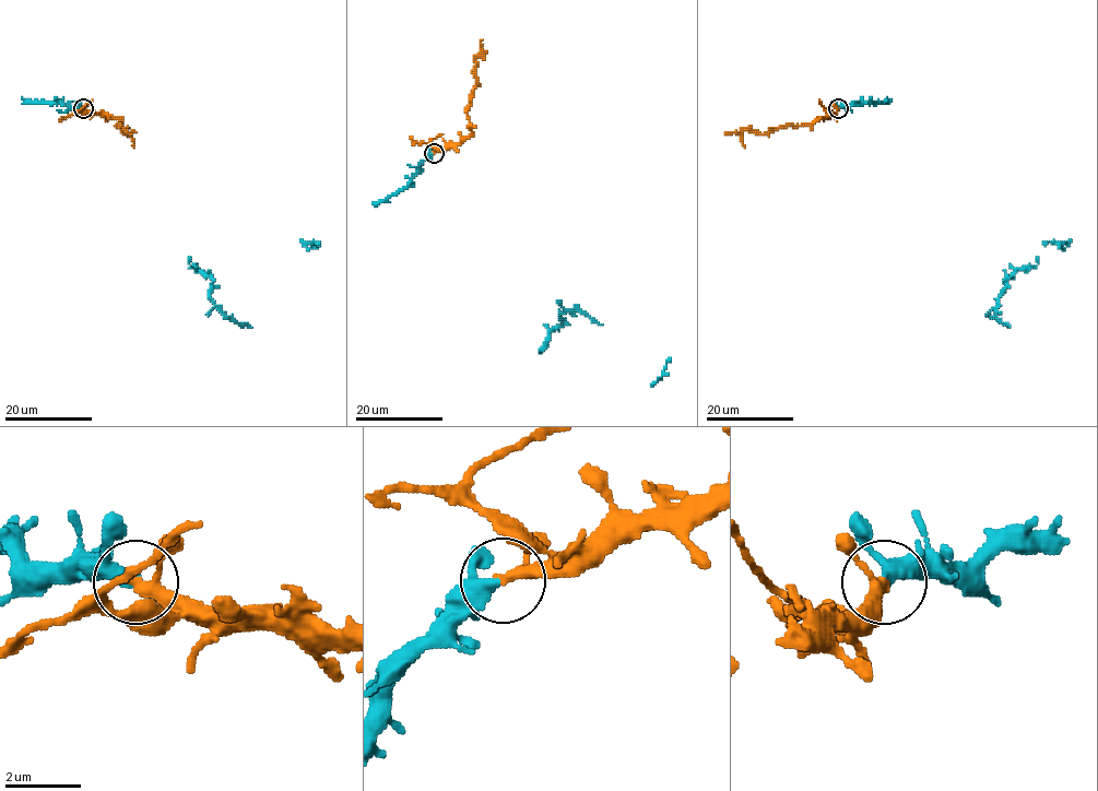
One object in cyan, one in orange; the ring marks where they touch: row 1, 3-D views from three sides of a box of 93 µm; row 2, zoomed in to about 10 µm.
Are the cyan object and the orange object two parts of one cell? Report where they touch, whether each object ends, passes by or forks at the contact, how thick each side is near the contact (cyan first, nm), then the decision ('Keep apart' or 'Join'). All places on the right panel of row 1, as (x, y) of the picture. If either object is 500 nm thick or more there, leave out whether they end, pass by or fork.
Place: (838, 108). At the ring cyan passes by. At the ring orange passes by. Thickness 320 nm (cyan) against 240 nm. Join

